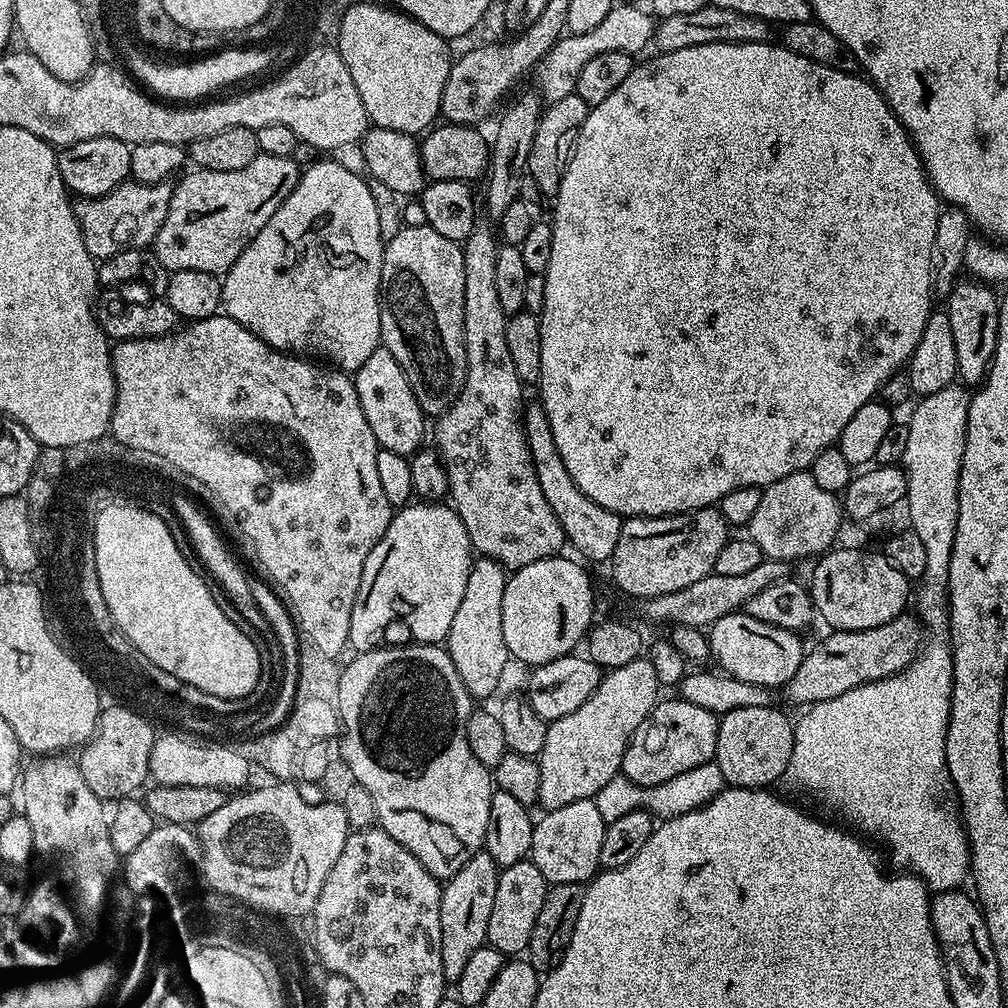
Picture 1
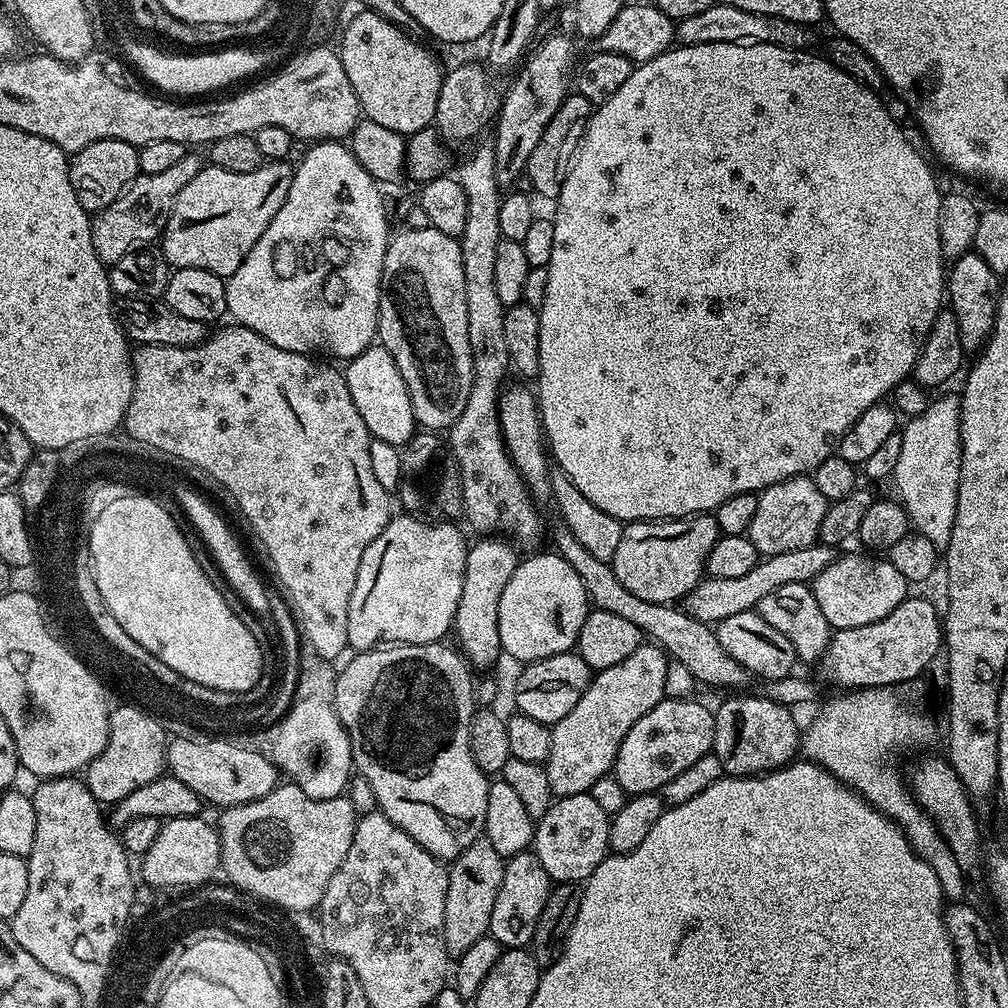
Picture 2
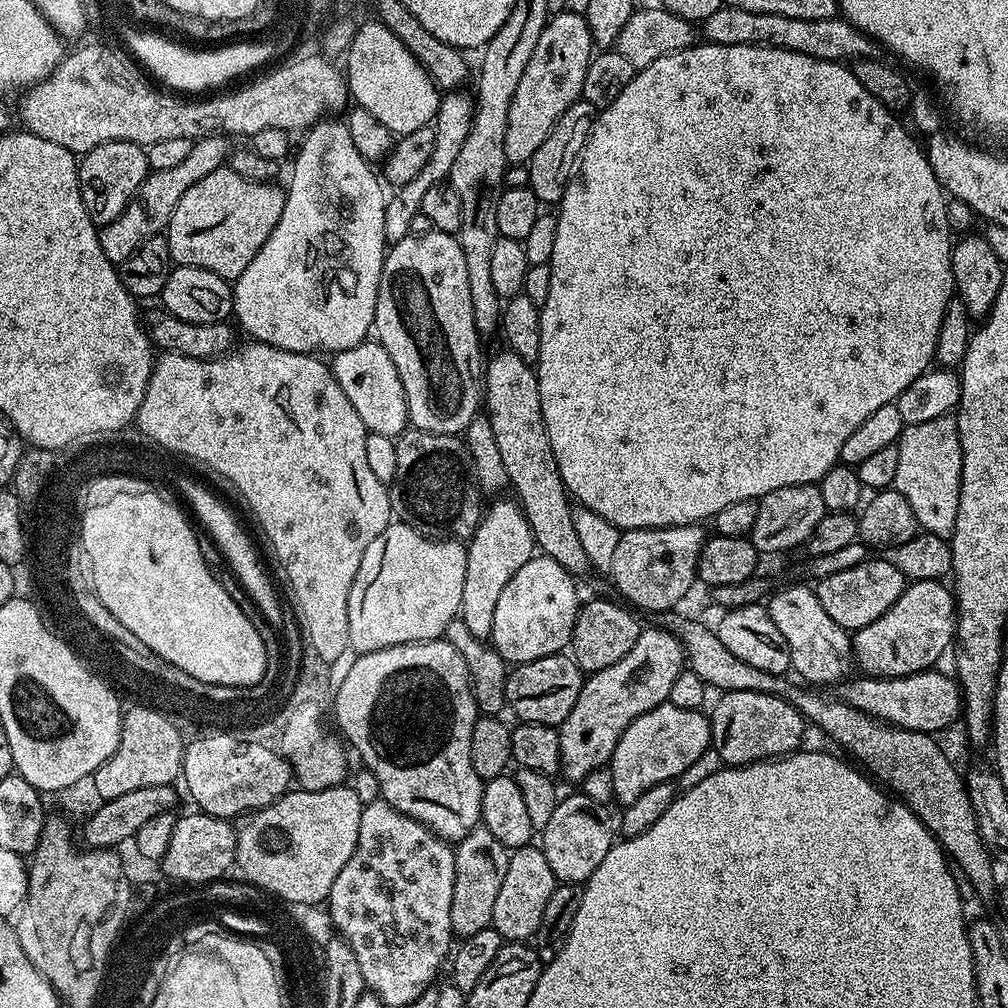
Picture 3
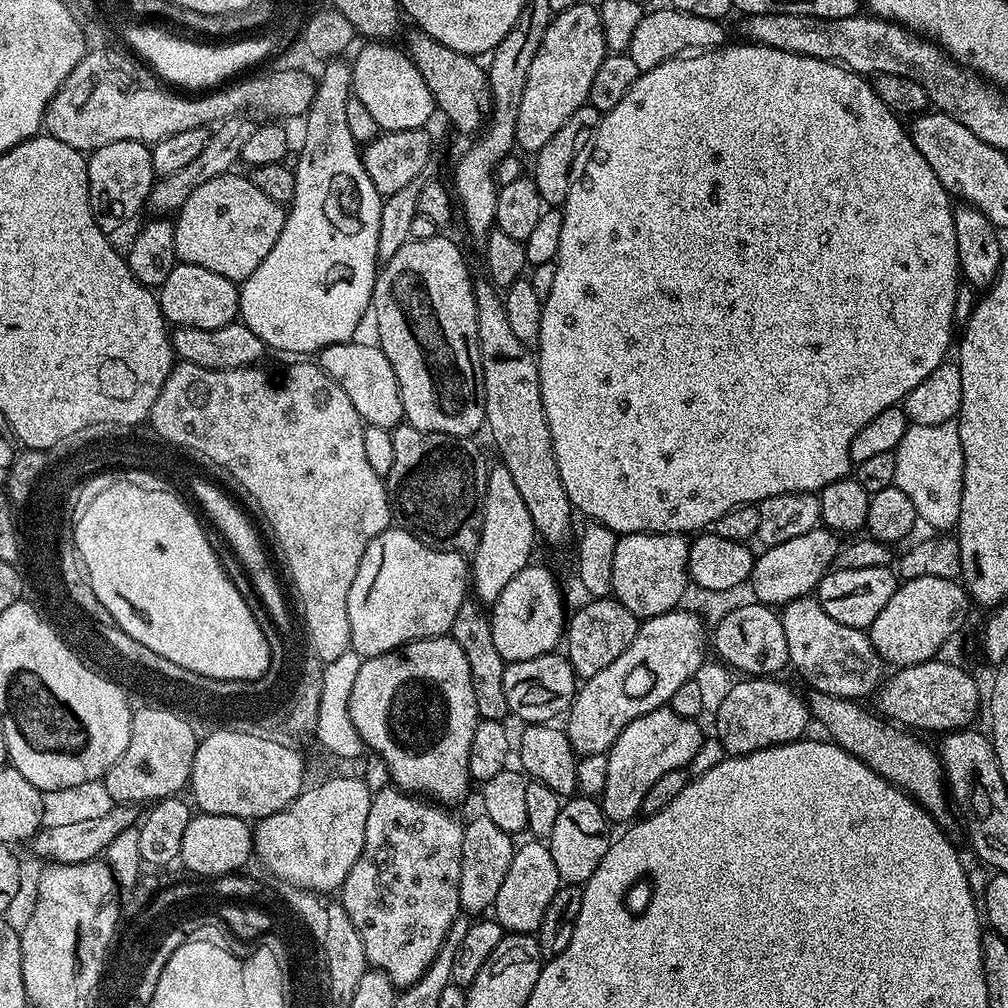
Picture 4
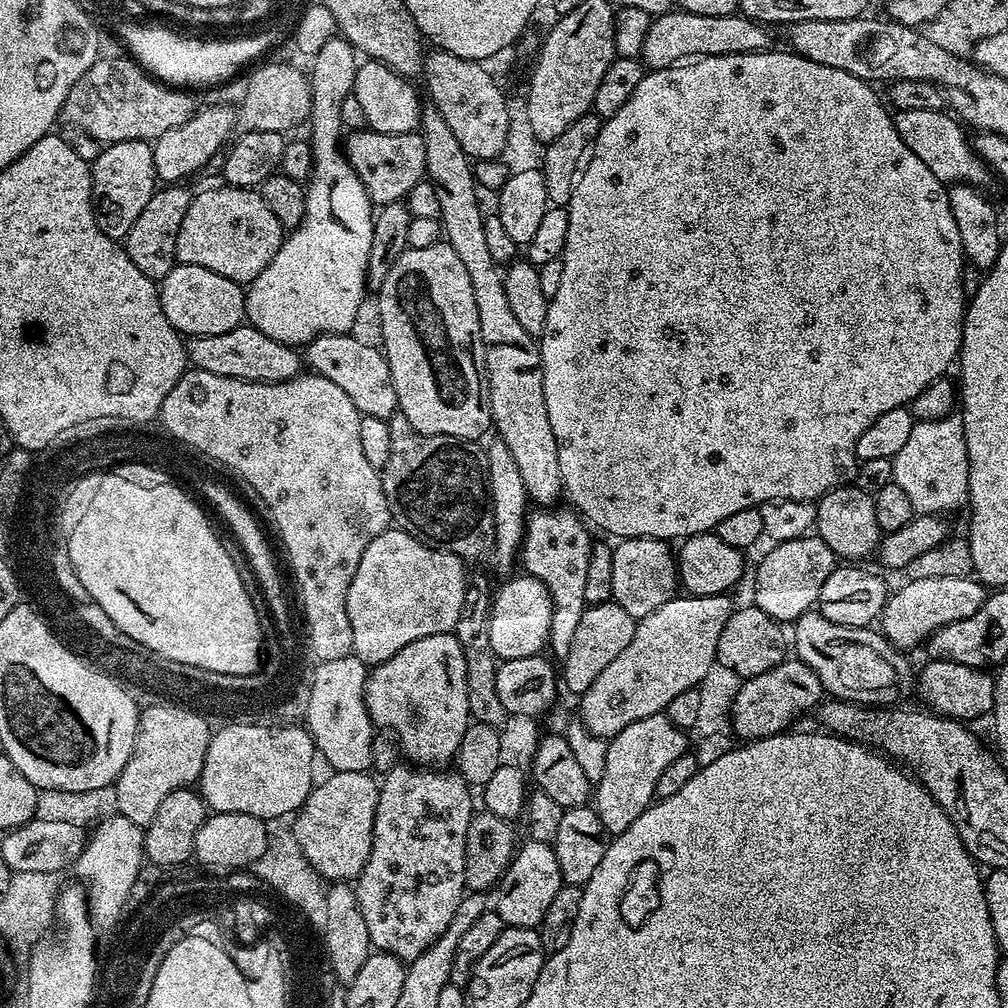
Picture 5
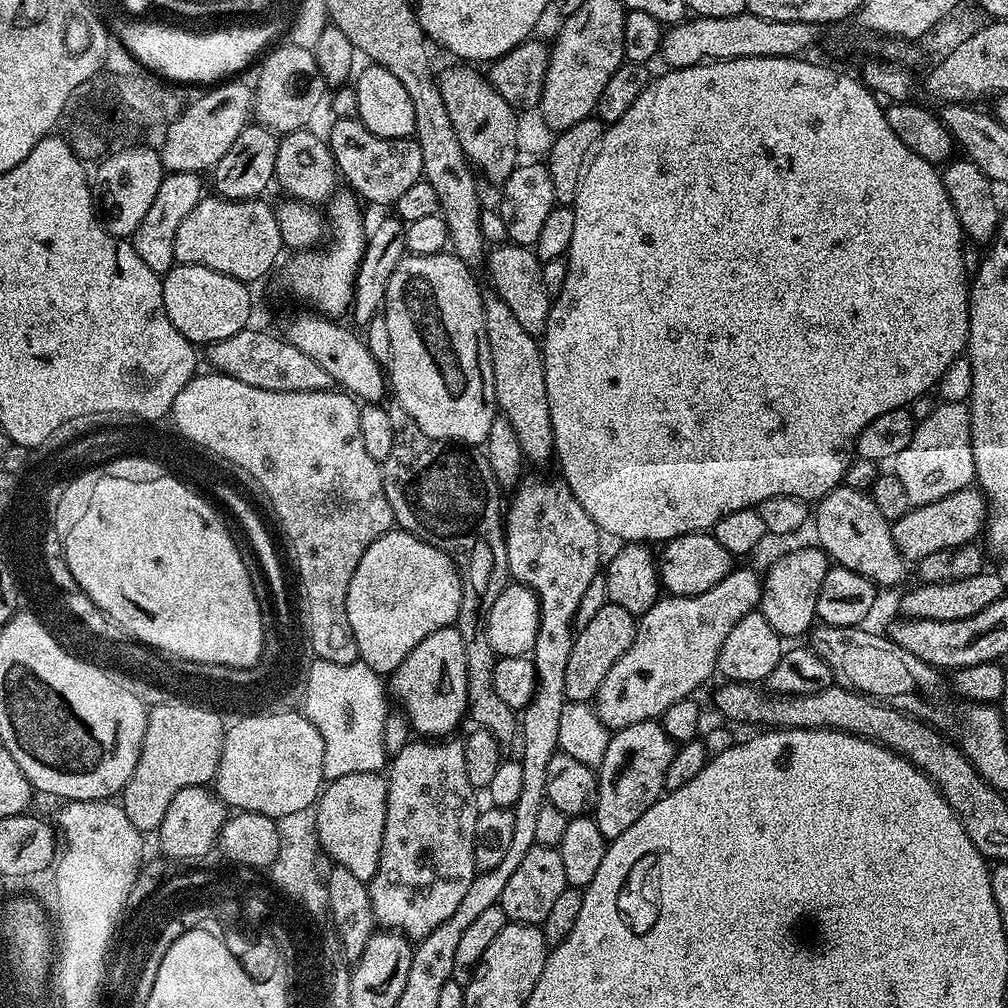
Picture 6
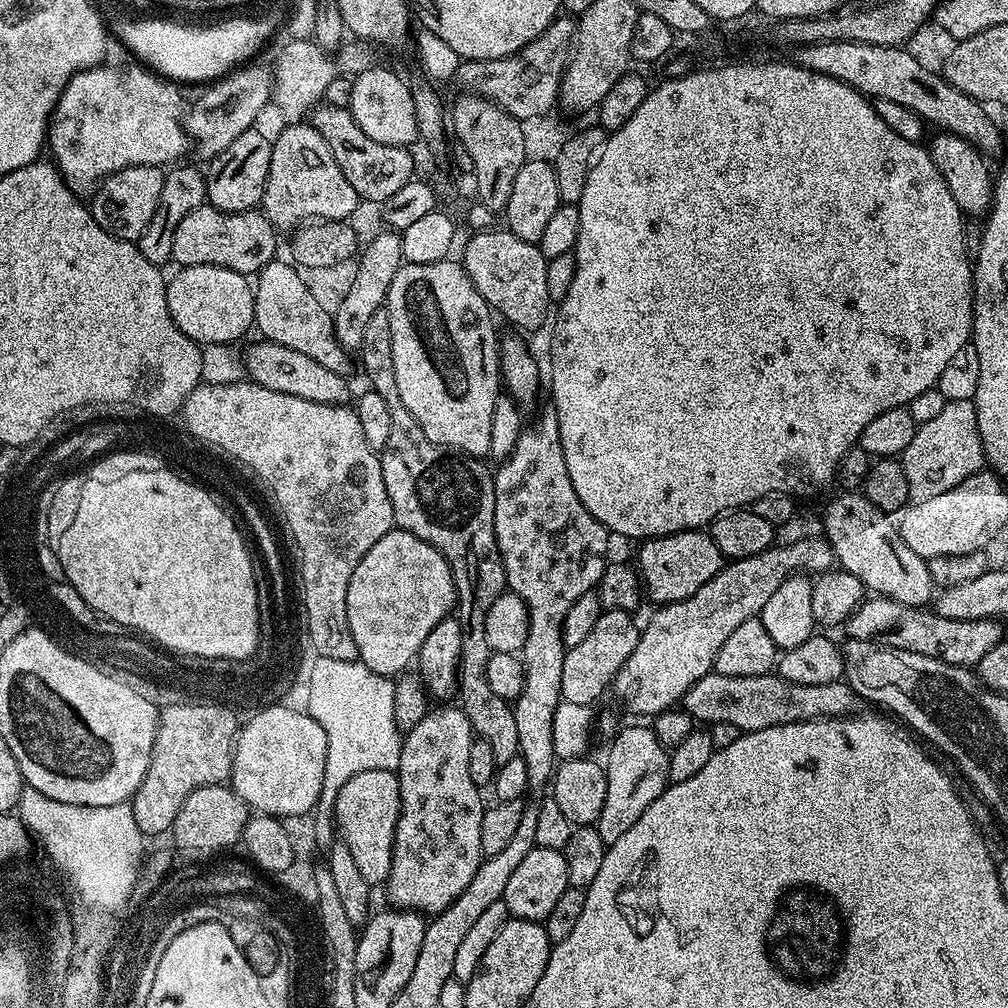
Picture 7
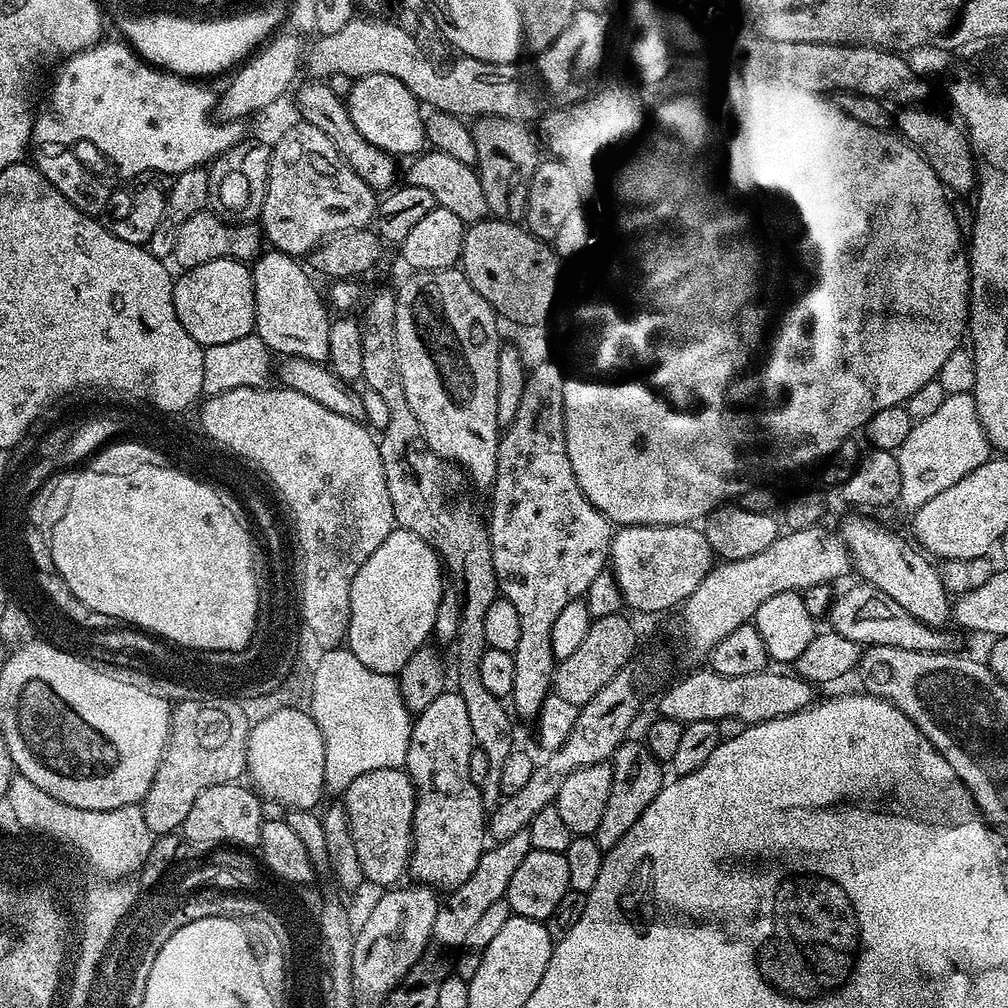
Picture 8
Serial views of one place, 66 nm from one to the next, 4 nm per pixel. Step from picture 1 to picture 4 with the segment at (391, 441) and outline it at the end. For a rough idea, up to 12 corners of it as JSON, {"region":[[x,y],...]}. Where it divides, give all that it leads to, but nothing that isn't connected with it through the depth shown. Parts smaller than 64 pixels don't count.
{"region":[[375,343],[326,346],[320,369],[365,425],[404,420],[398,378]]}

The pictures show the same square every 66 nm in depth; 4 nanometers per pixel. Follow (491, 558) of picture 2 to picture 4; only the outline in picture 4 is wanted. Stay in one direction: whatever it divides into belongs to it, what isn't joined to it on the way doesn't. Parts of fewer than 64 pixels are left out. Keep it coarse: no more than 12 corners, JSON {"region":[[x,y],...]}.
{"region":[[488,470],[470,588],[495,604],[528,567],[536,527],[510,470]]}

